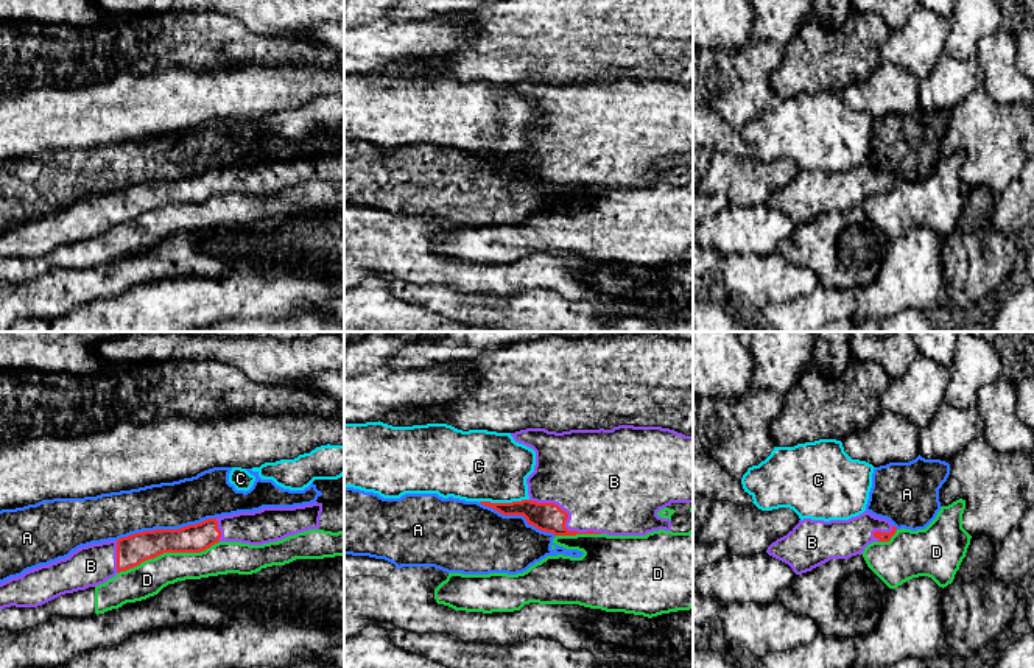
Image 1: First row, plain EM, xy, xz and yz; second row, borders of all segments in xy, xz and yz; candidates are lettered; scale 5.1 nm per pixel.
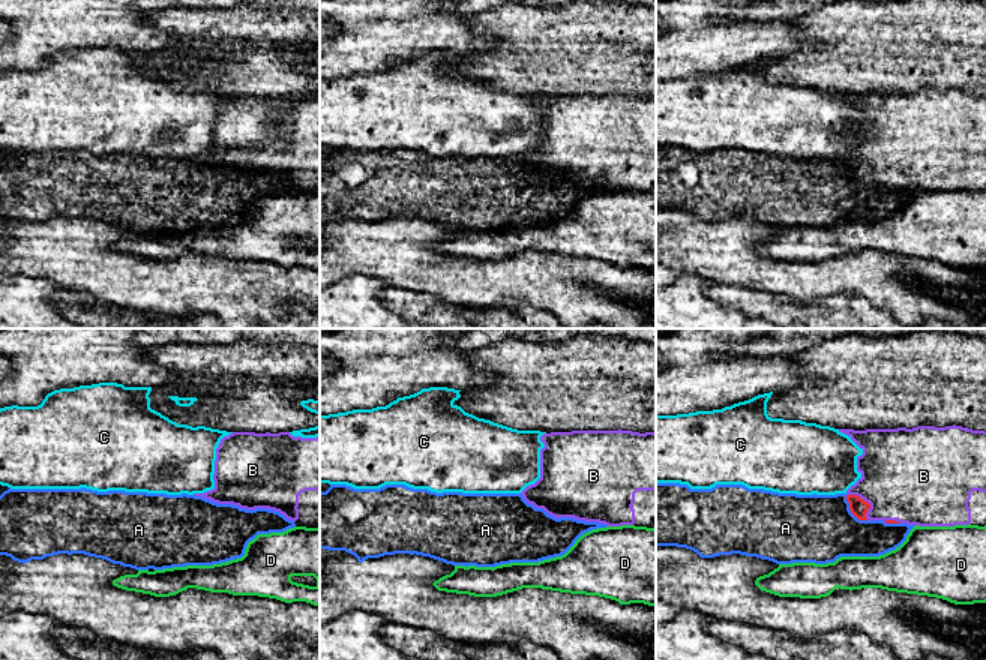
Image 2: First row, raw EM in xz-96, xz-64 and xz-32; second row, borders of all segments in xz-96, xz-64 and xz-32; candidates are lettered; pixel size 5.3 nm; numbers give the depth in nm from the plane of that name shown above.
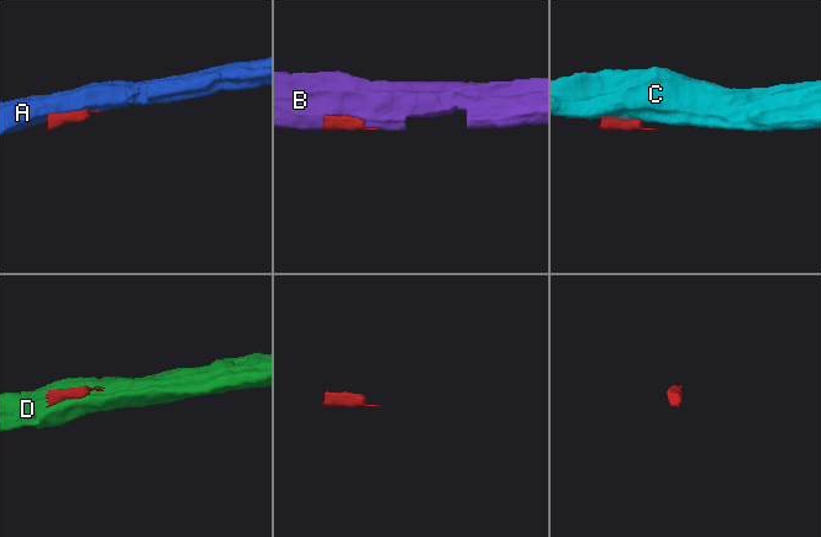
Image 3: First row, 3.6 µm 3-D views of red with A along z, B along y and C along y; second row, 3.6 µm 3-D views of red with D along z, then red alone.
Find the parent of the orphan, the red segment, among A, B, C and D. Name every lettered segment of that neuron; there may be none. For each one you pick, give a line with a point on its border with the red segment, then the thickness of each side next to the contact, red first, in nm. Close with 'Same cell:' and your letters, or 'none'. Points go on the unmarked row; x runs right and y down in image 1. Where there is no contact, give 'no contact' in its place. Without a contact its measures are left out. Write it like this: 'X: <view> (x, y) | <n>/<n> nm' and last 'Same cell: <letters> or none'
B: xz (566, 172) | 150/440 nm
Same cell: B

